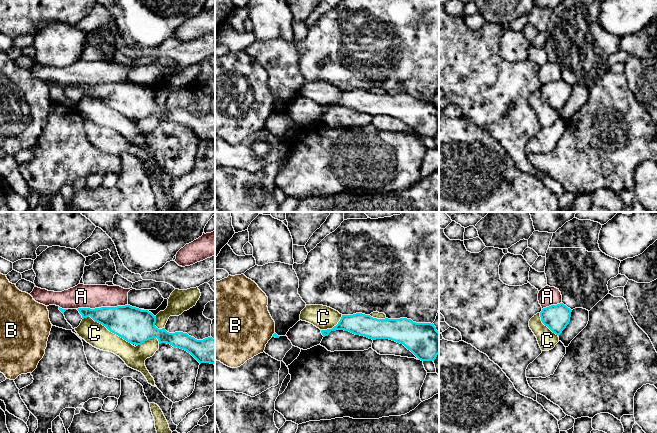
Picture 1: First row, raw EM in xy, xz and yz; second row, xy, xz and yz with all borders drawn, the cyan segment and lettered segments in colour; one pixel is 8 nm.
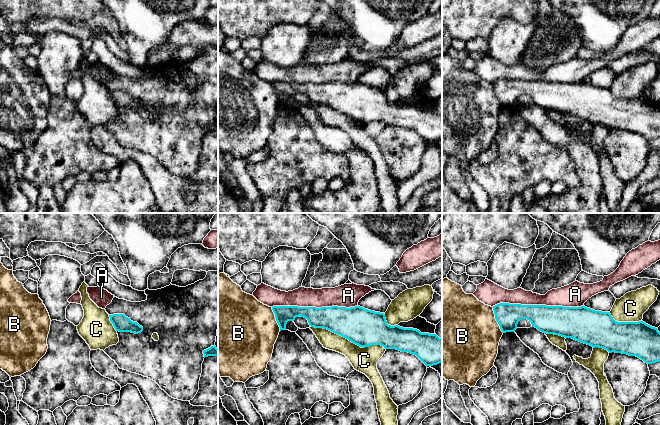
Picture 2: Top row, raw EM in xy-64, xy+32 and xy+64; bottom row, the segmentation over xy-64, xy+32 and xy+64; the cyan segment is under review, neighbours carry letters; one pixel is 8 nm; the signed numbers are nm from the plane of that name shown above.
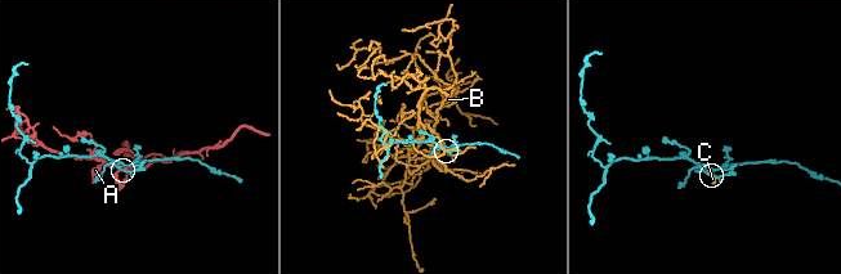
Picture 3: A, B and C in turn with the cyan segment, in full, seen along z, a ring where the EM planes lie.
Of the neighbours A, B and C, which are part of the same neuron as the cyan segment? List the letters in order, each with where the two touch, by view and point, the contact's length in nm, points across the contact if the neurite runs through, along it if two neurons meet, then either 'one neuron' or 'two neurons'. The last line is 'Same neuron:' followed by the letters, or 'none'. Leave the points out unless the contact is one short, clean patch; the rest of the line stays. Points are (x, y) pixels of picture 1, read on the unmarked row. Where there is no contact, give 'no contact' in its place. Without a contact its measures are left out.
A: contact xy (102, 83); length 400 nm; two neurons
B: contact xz (273, 110); length 50 nm; two neurons
C: contact xy (107, 104); length 440 nm; two neurons
Same neuron: none

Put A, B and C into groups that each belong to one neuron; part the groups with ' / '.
A / B / C

